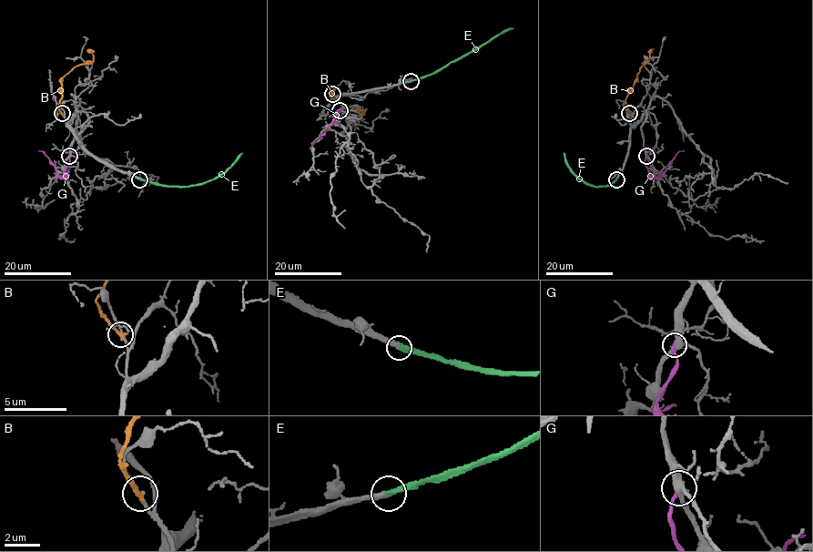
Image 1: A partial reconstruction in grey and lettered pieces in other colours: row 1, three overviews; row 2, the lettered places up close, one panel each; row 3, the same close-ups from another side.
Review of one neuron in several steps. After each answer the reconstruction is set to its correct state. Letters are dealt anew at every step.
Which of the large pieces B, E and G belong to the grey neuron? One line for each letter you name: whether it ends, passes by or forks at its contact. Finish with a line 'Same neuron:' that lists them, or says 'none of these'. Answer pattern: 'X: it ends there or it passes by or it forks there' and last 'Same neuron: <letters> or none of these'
E: it ends there
Same neuron: E

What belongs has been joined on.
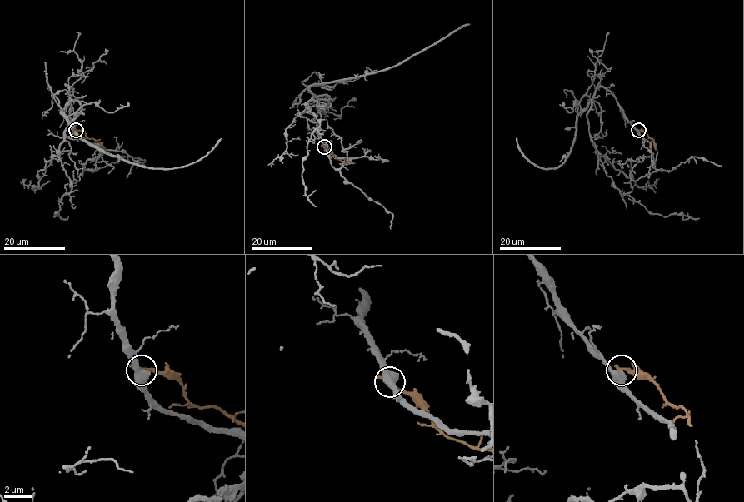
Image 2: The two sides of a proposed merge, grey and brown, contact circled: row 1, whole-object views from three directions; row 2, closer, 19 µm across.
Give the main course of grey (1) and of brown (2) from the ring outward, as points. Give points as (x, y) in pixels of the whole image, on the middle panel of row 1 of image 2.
1: (324, 146), (318, 135), (320, 114), (317, 98), (309, 87), (312, 84), (374, 73), (398, 64), (469, 23)
2: (324, 146), (337, 158), (354, 163)

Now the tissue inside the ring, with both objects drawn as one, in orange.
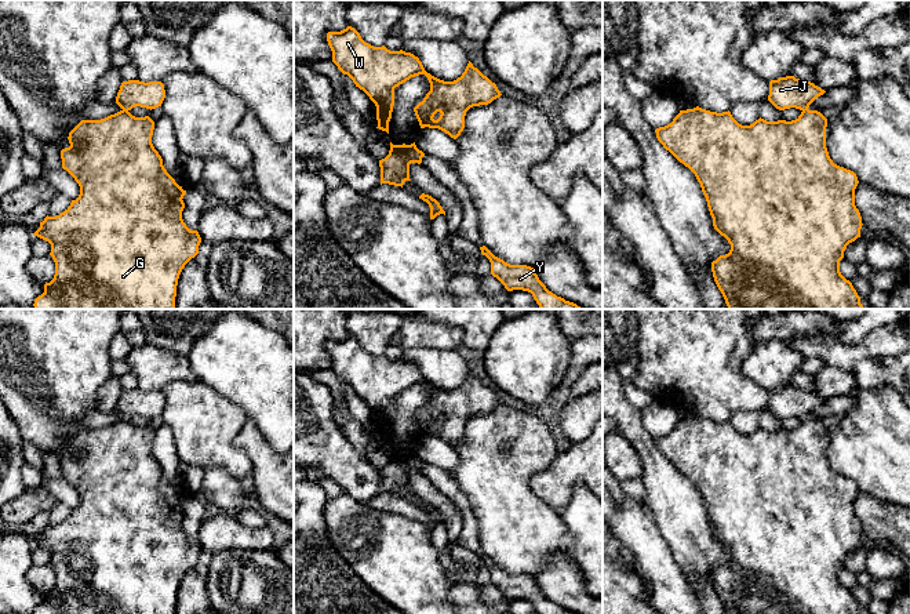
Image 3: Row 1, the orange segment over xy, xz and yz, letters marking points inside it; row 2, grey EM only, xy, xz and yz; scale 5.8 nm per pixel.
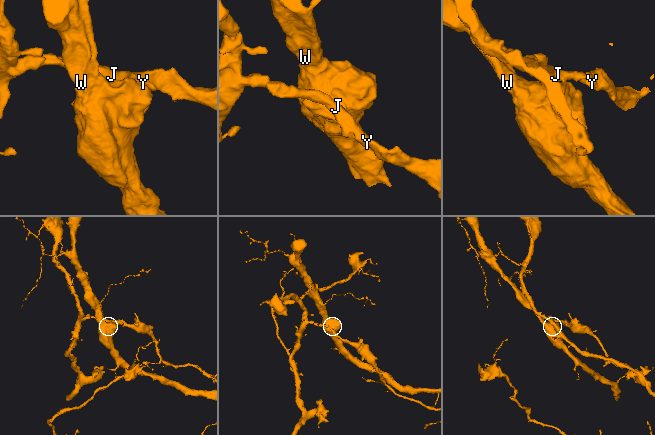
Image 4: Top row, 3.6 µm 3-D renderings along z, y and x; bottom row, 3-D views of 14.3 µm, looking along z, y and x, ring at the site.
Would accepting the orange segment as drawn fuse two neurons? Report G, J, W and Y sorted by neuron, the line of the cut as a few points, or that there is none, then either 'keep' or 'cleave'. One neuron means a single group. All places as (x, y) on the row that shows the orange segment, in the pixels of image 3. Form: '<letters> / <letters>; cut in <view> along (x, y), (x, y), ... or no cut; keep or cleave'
G W / J Y; cut in xy along (123, 109), (127, 111); cleave

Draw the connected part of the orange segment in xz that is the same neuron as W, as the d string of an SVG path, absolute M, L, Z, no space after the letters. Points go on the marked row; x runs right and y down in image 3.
M352 26L328 32L327 41L332 62L375 103L376 128L387 134L394 88L411 77L425 75L430 83L430 91L414 108L421 128L438 128L454 139L463 131L465 116L470 108L488 105L502 95L496 84L470 61L461 77L444 81L427 73L414 54L390 51L385 46L374 47Z

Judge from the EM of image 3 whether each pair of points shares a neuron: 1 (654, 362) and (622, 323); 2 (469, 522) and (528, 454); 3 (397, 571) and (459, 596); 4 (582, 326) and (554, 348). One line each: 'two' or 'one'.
1: two
2: two
3: two
4: two

